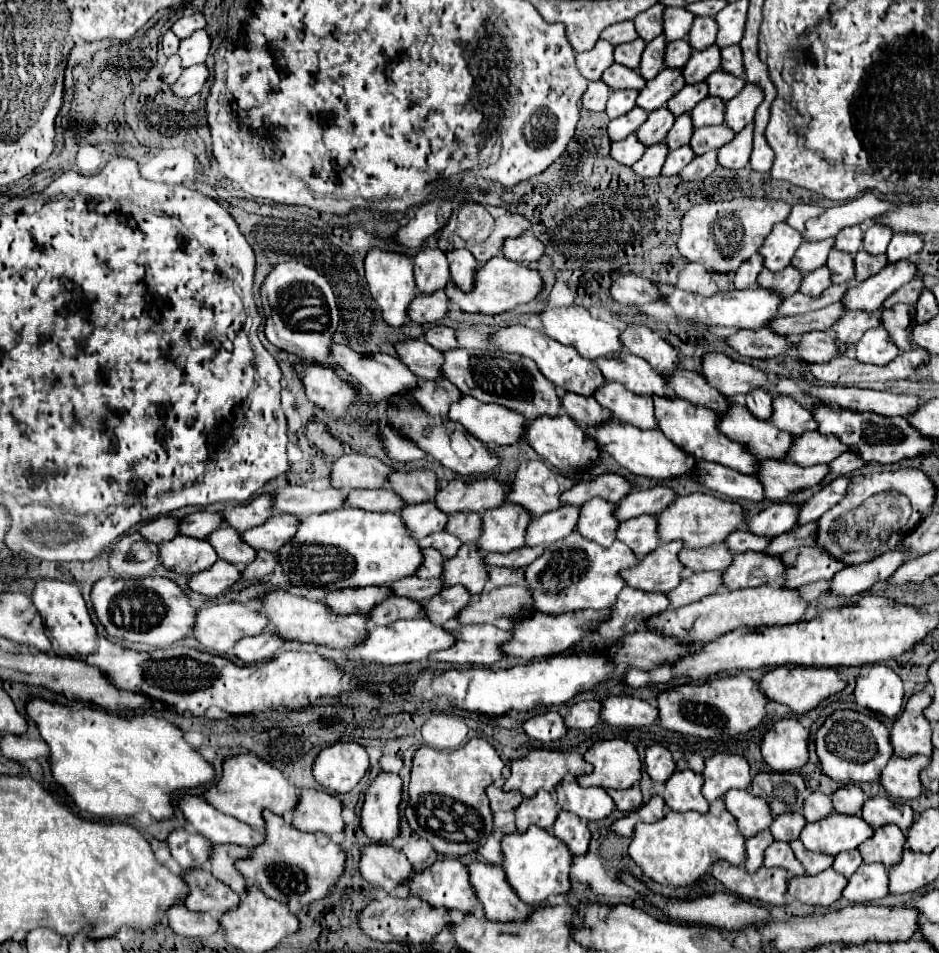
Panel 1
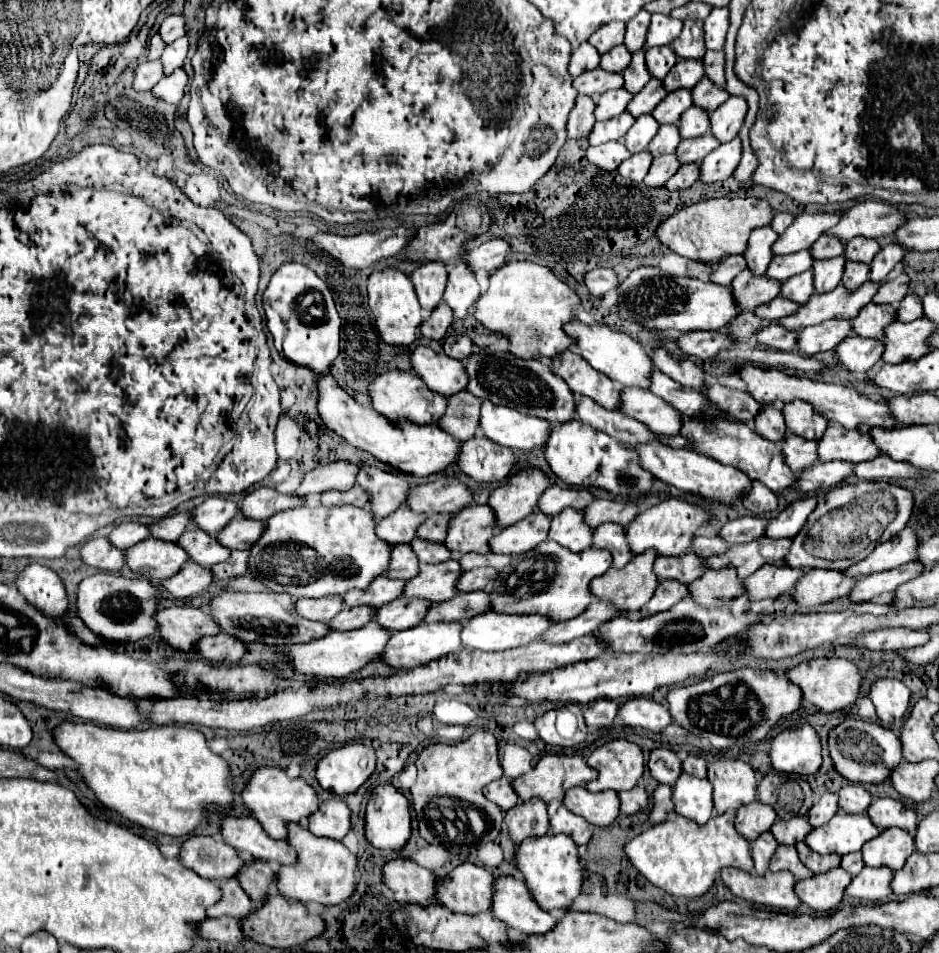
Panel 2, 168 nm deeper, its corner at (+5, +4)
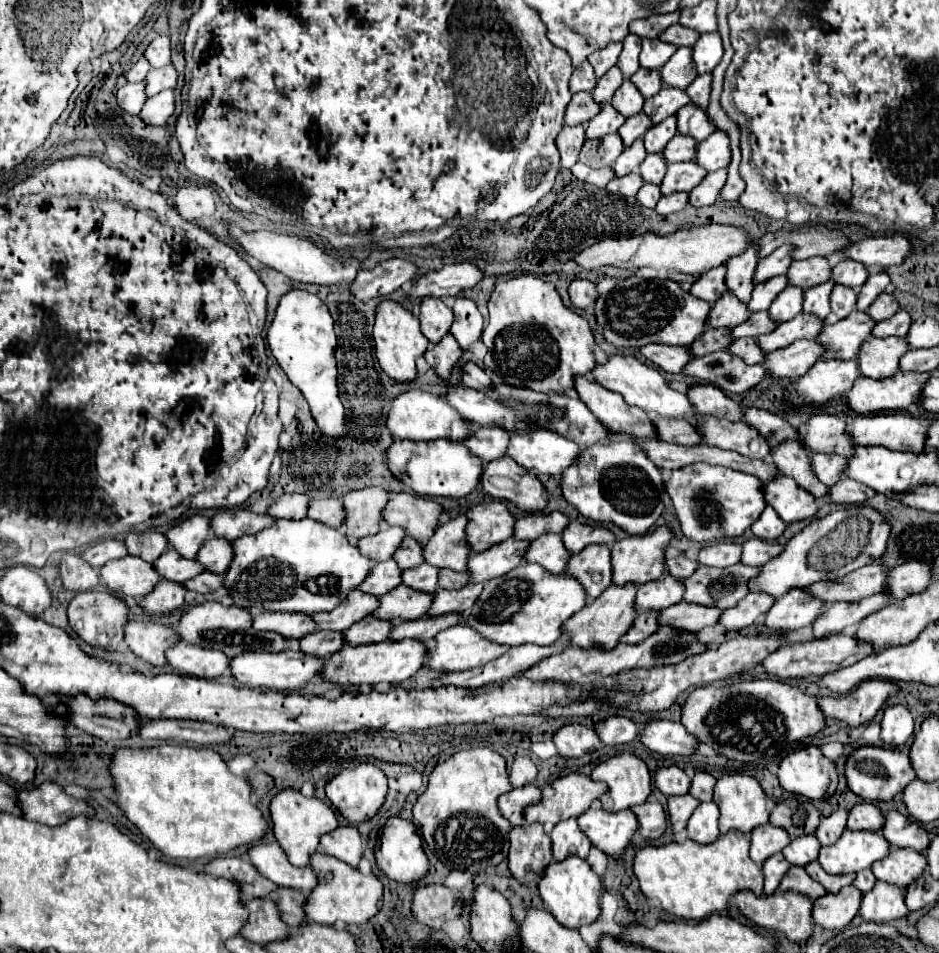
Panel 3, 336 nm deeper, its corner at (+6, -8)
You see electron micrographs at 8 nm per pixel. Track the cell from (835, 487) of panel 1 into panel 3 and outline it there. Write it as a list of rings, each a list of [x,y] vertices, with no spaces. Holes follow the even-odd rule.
[[[749,539],[743,543],[743,555],[741,563],[749,567],[761,567],[769,559],[777,557],[783,551],[783,545],[771,543],[771,541],[759,541],[759,539]]]

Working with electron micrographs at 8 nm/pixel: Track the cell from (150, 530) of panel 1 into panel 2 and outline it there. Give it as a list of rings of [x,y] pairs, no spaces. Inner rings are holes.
[[[124,521],[110,533],[108,539],[118,549],[130,549],[132,545],[136,545],[136,543],[148,539],[148,537],[152,537],[148,525],[142,525],[138,521]]]

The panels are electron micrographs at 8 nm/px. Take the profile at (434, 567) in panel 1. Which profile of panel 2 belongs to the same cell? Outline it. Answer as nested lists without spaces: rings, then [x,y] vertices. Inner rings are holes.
[[[394,545],[392,547],[392,565],[388,569],[388,577],[392,579],[412,579],[420,571],[420,561],[410,545]]]

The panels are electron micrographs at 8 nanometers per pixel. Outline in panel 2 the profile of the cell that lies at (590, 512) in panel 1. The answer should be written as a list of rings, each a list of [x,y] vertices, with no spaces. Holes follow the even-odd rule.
[[[568,507],[552,519],[550,539],[572,551],[584,551],[592,547],[594,529],[584,521],[584,511]]]

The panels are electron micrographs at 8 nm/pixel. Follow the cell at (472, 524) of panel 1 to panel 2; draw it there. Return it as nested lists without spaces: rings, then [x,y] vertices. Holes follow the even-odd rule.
[[[440,513],[430,515],[424,521],[422,529],[418,531],[418,537],[424,537],[424,539],[430,539],[430,541],[436,541],[436,543],[444,543],[450,519],[452,519],[452,515],[440,515]]]

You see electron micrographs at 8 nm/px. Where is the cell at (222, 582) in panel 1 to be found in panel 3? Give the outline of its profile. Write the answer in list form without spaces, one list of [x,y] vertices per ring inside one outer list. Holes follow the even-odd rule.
[[[161,579],[151,593],[137,601],[137,605],[149,613],[171,613],[185,603],[185,593],[187,589],[183,589],[183,585],[173,585],[171,581]]]

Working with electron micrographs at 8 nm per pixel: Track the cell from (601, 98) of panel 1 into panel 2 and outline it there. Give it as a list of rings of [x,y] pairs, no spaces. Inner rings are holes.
[[[578,95],[576,97],[576,105],[570,111],[570,119],[568,119],[568,137],[582,137],[588,135],[596,123],[594,119],[594,109],[596,109],[596,101],[588,95]]]

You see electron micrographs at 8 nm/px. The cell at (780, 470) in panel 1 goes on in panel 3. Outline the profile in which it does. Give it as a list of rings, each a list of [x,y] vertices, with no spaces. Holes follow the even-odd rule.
[[[843,479],[839,481],[839,485],[835,485],[835,489],[829,489],[829,499],[839,505],[861,505],[875,495],[877,493],[871,487],[853,479]]]

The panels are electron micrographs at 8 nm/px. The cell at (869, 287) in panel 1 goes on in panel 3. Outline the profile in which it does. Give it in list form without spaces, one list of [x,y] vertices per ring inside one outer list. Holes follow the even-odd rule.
[[[799,313],[793,319],[779,323],[777,329],[773,329],[767,335],[757,337],[757,345],[761,351],[771,353],[775,349],[783,349],[791,345],[797,339],[815,339],[819,335],[819,329],[823,327],[823,321],[819,317],[811,317],[809,313]]]

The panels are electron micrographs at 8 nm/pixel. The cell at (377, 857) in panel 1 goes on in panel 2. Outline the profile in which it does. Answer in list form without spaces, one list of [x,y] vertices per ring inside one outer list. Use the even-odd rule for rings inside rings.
[[[404,857],[390,859],[382,867],[382,883],[392,891],[394,899],[402,905],[436,903],[436,897],[434,897],[436,875],[420,867],[412,859],[404,859]]]

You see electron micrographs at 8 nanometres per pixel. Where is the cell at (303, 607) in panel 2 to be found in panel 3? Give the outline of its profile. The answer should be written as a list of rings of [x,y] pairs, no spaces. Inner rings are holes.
[[[257,613],[253,629],[275,631],[287,639],[297,639],[315,631],[315,625],[311,625],[311,615],[303,613]]]

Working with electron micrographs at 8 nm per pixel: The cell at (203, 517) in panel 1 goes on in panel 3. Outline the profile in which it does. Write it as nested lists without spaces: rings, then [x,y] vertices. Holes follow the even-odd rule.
[[[147,531],[147,533],[129,533],[125,537],[125,547],[129,555],[141,557],[147,563],[155,563],[161,553],[169,549],[167,539],[159,531]]]

